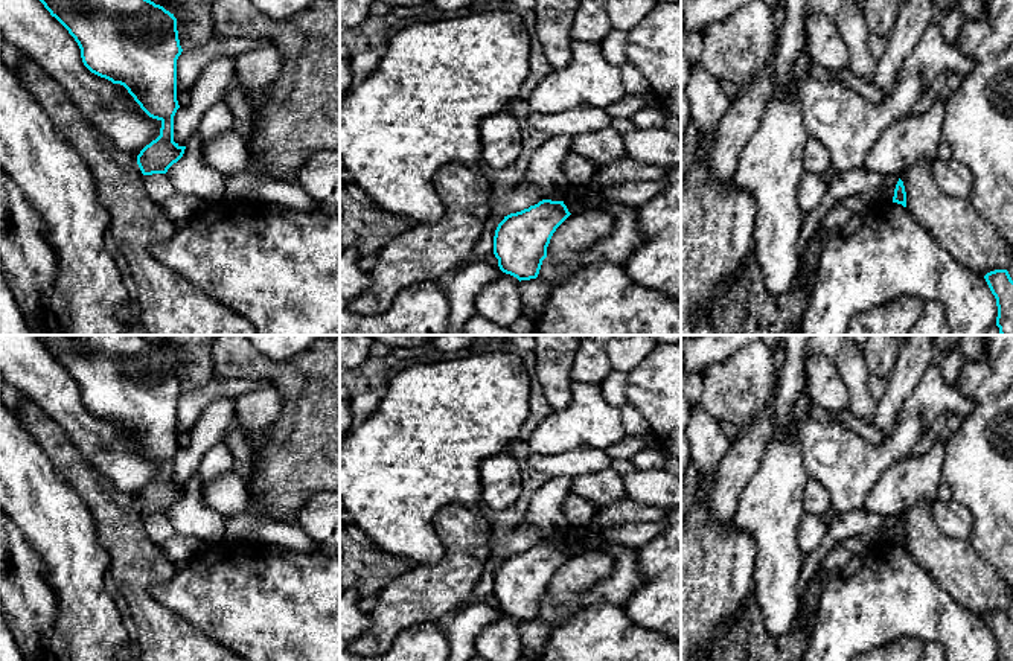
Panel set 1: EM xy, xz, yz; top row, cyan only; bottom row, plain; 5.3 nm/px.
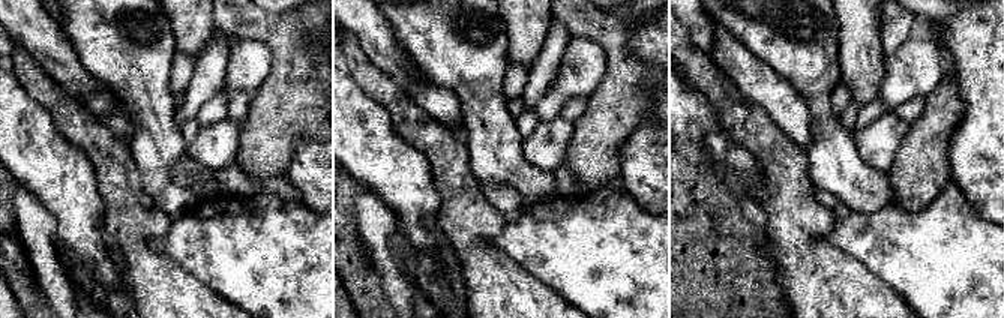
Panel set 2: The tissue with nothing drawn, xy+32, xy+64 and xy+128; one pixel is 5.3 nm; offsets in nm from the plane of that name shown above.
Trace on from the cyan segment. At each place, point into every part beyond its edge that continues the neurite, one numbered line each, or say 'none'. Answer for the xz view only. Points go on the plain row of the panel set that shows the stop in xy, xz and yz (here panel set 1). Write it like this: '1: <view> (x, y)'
none

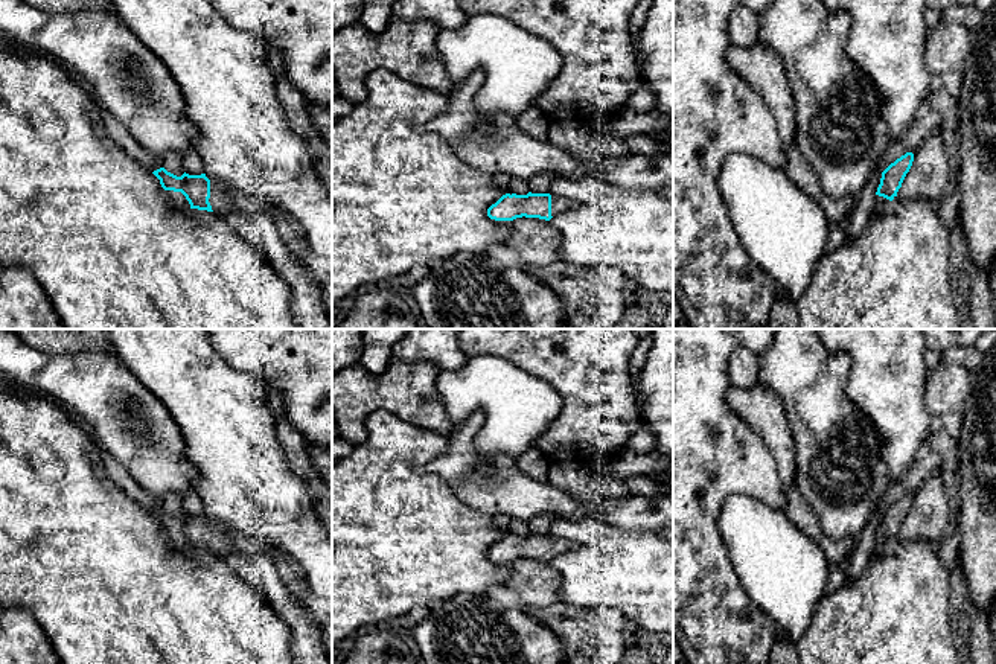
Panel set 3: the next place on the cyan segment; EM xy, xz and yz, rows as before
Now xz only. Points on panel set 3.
1: xz (559, 545)

